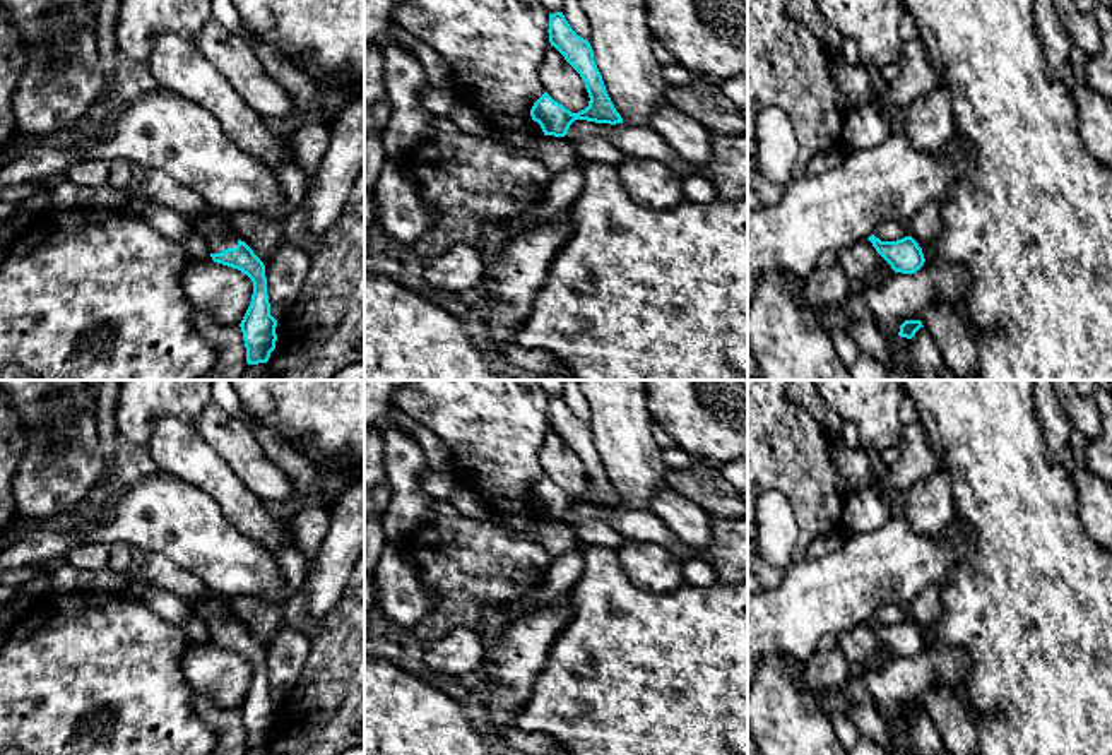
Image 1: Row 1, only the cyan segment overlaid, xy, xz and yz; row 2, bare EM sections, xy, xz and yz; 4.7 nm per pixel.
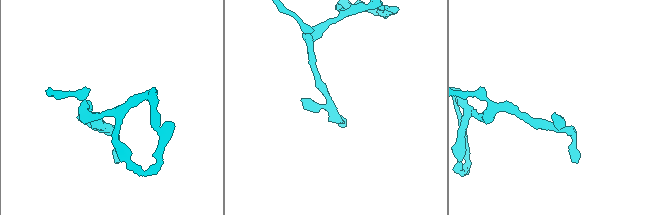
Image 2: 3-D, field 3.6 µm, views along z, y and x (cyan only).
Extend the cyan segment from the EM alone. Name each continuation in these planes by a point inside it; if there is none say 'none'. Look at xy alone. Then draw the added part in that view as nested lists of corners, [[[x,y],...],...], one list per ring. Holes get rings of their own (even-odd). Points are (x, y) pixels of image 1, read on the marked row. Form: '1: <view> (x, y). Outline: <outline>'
1: xy (212, 226). Outline: [[[207,209],[200,216],[192,217],[190,223],[192,228],[205,238],[210,253],[221,253],[228,248],[236,248],[238,236],[229,231],[226,216]]]

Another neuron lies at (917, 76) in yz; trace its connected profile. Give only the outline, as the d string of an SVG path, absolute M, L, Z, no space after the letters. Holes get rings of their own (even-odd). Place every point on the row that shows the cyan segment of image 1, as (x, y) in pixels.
M919 38L903 43L896 67L898 77L888 84L886 92L876 103L879 111L884 108L905 110L914 99L929 94L941 84L941 72Z

